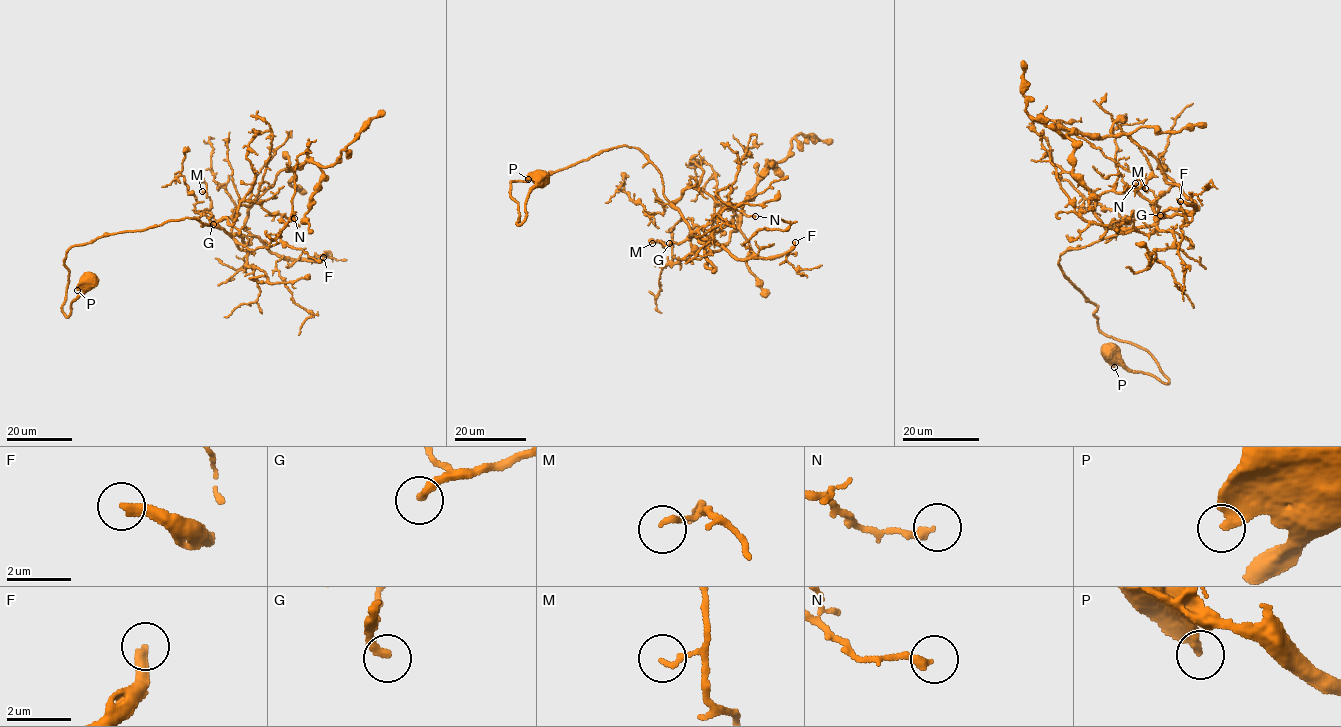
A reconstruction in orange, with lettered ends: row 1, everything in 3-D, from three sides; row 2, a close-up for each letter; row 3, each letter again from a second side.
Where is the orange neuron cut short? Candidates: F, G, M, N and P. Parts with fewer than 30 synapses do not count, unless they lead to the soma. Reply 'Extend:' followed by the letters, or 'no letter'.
Extend: F, G

